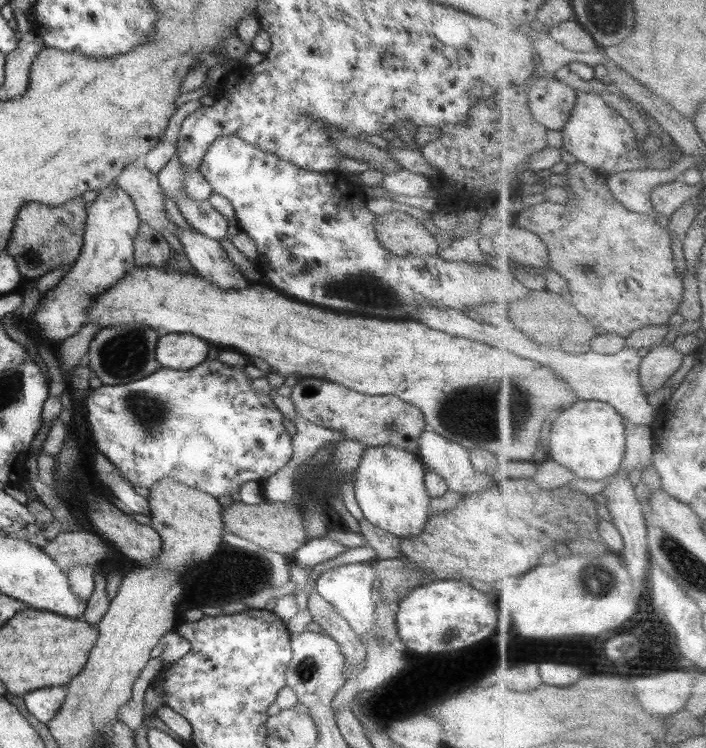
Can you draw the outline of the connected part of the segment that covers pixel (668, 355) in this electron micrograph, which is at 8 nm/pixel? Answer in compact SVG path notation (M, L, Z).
M661 343L652 348L643 358L641 368L644 389L650 393L664 389L672 376L676 376L676 372L684 366L684 356L673 343Z

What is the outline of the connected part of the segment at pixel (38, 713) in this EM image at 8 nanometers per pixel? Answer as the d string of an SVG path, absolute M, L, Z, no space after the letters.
M65 685L40 687L22 695L24 706L34 718L42 724L48 725L58 714L58 710L65 701Z

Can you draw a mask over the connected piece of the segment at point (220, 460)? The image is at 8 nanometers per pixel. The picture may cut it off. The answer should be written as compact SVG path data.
M206 358L196 368L168 370L168 368L162 367L160 370L156 370L154 374L142 378L142 380L136 380L129 384L116 384L115 386L102 385L92 390L86 396L84 406L88 410L86 421L88 421L88 430L90 430L90 436L93 437L94 446L120 470L120 473L122 473L122 476L128 483L132 486L135 484L136 486L144 486L147 489L156 485L156 482L164 477L172 477L188 487L204 491L218 498L222 495L231 495L236 489L239 489L244 484L250 484L251 481L270 478L291 460L294 452L292 438L283 425L283 414L274 405L272 396L253 389L250 385L252 380L244 375L244 367L242 365L228 366L218 359L210 360Z

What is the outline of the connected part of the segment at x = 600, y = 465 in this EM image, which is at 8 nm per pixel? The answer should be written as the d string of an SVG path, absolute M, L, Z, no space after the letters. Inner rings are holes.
M582 400L576 402L574 408L562 412L562 418L554 424L554 436L552 436L552 456L554 460L570 467L576 476L580 478L604 480L616 476L621 471L624 459L627 455L628 427L626 417L612 403L601 400Z

